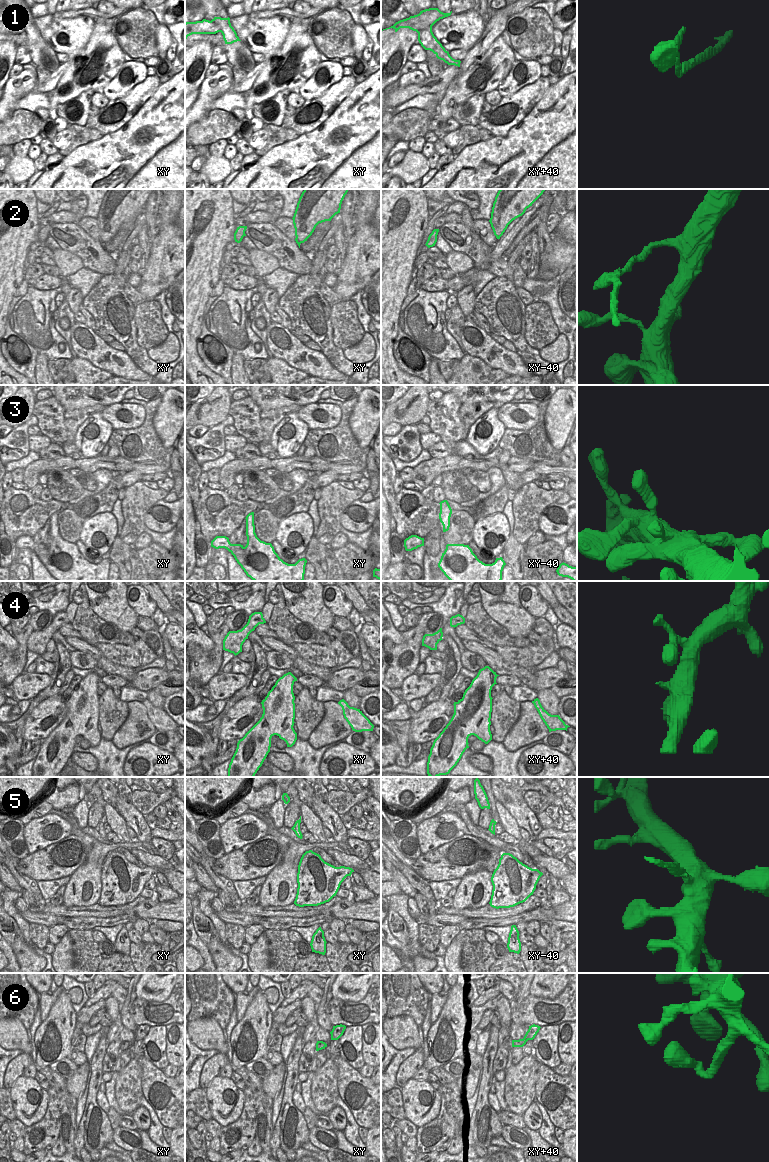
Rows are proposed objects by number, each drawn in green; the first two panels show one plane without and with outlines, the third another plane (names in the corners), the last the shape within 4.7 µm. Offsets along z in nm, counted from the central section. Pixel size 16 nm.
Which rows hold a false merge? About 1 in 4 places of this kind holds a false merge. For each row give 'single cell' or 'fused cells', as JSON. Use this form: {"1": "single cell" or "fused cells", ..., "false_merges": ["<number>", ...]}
{"1": "fused cells", "2": "fused cells", "3": "single cell", "4": "single cell", "5": "fused cells", "6": "single cell", "false_merges": ["1", "2", "5"]}

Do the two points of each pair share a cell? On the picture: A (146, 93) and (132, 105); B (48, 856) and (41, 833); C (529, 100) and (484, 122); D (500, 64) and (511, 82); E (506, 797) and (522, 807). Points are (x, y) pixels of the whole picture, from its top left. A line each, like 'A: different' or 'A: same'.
A: same
B: different
C: same
D: different
E: same

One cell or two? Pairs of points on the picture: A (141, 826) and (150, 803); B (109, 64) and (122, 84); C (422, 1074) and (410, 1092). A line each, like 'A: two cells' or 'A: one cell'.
A: two cells
B: two cells
C: two cells

